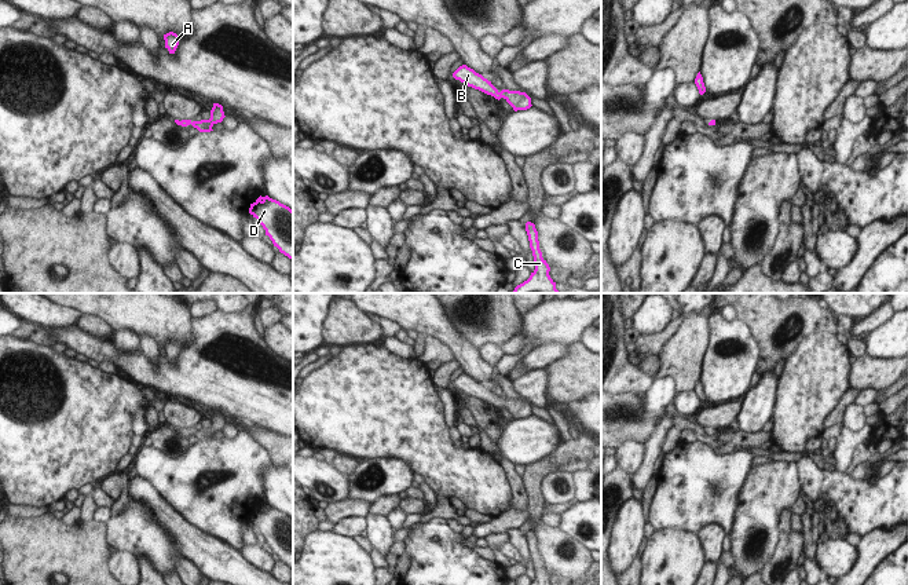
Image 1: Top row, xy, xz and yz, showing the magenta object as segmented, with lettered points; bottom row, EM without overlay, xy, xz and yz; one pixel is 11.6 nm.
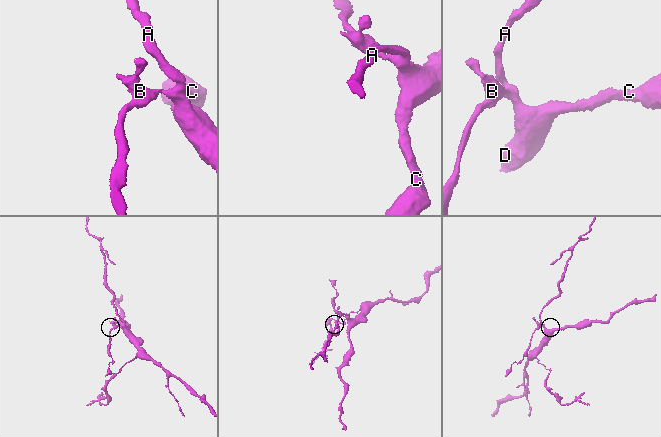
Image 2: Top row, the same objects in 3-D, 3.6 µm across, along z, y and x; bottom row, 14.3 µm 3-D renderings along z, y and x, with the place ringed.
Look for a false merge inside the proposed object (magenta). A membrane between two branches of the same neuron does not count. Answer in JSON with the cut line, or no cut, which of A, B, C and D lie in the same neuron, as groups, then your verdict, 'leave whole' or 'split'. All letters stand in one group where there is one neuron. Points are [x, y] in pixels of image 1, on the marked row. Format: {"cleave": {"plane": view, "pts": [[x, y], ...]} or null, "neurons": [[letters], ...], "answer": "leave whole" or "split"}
{"cleave": null, "neurons": [["A", "B", "C", "D"]], "answer": "leave whole"}

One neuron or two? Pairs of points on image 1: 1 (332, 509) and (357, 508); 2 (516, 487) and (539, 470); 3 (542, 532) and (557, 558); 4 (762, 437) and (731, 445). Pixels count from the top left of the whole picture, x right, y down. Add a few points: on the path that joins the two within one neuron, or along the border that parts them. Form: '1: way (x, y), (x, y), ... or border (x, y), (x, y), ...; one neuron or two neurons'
1: way (337, 509), (351, 508); one neuron
2: border (520, 476), (527, 497), (527, 508); two neurons
3: way (549, 538), (555, 545), (555, 551); one neuron
4: way (754, 439), (739, 439); one neuron

